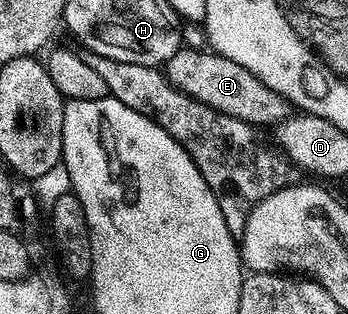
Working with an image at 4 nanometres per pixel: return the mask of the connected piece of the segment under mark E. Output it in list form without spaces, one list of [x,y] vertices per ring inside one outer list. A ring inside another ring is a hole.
[[[182,47],[166,63],[168,78],[182,92],[214,107],[215,110],[234,115],[235,118],[248,121],[260,129],[266,128],[266,125],[279,126],[293,114],[294,109],[289,100],[278,95],[246,67],[215,51],[204,51],[207,50]]]

